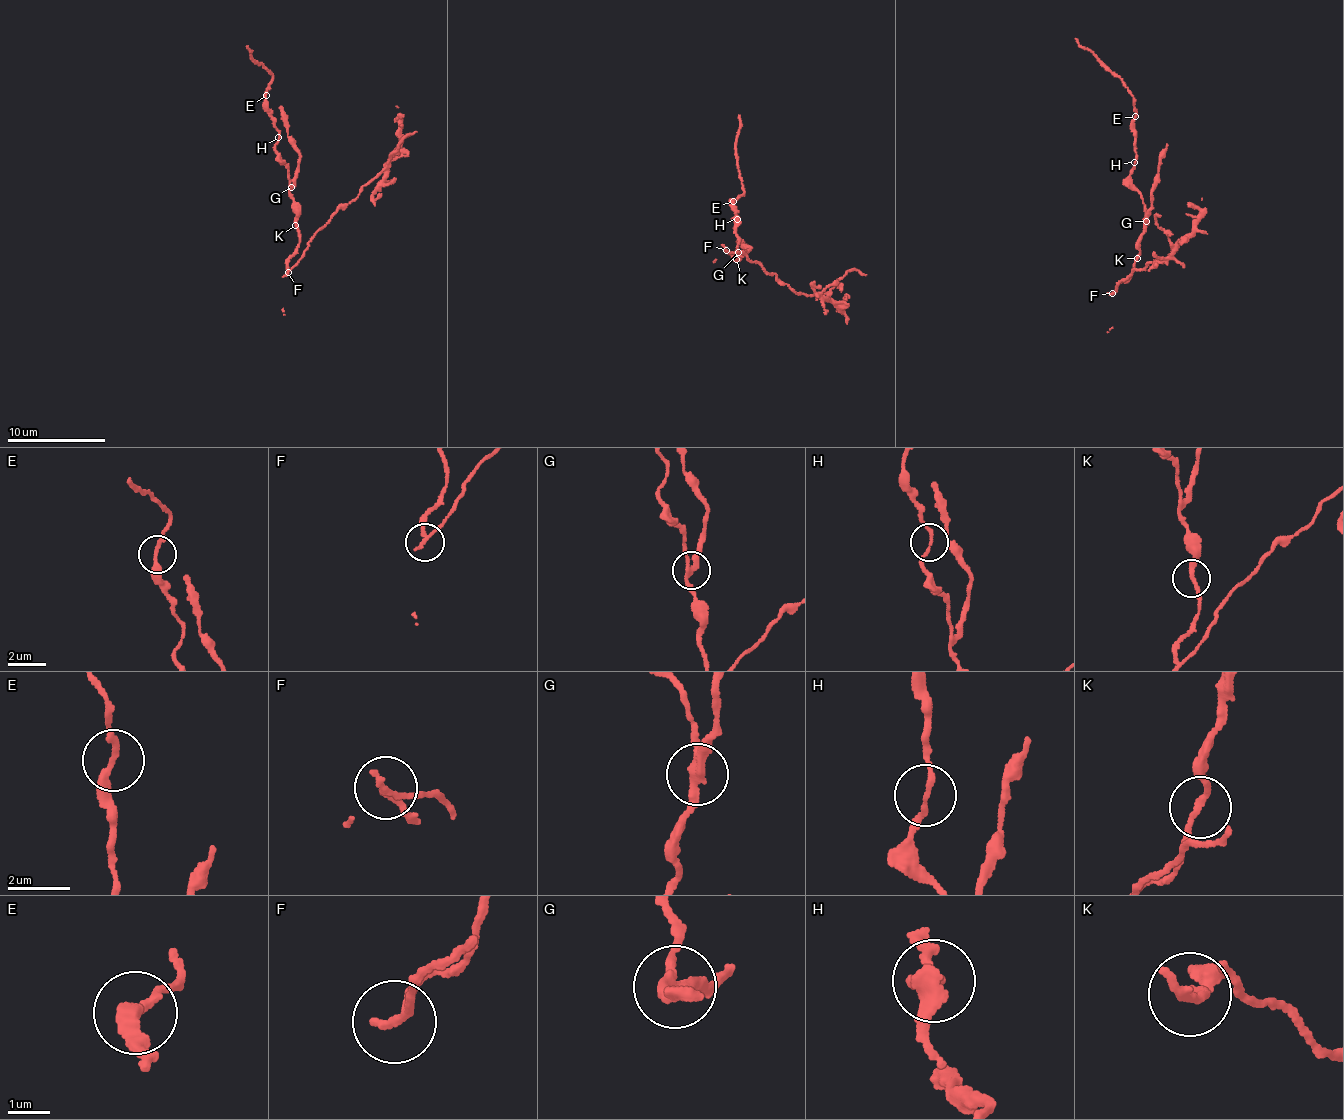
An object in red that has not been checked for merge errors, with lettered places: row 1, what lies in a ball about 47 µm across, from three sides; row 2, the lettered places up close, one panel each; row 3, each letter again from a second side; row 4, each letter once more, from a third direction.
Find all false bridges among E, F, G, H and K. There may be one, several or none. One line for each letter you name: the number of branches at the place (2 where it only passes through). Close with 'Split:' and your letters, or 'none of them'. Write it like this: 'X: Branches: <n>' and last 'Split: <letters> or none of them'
F: Branches: 2
G: Branches: 3
Split: F, G

